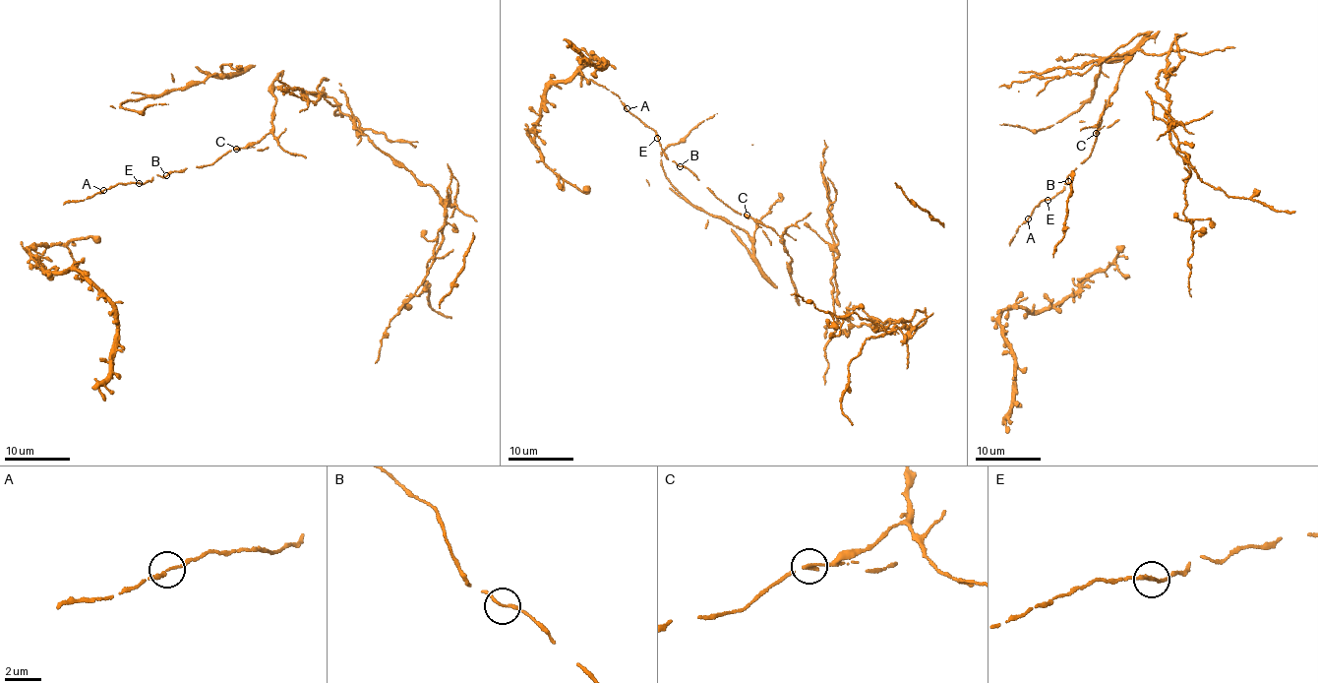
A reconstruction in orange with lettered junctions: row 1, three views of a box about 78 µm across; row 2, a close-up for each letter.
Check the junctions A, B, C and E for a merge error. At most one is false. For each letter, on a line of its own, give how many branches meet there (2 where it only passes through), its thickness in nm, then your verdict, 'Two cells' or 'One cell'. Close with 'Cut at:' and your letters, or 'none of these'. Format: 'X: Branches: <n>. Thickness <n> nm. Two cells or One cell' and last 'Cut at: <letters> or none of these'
A: Branches: 2. Thickness 160 nm. One cell
B: Branches: 2. Thickness 160 nm. One cell
C: Branches: 2. Thickness 170 nm. Two cells
E: Branches: 2. Thickness 180 nm. One cell
Cut at: C

